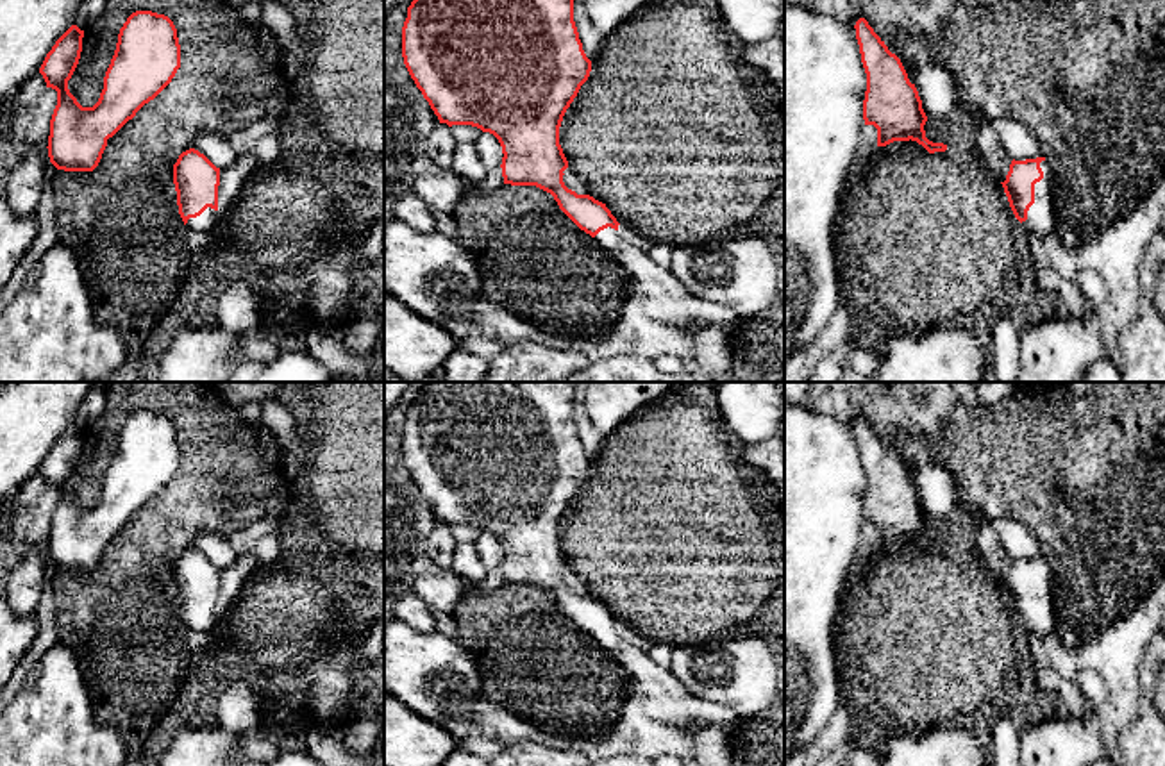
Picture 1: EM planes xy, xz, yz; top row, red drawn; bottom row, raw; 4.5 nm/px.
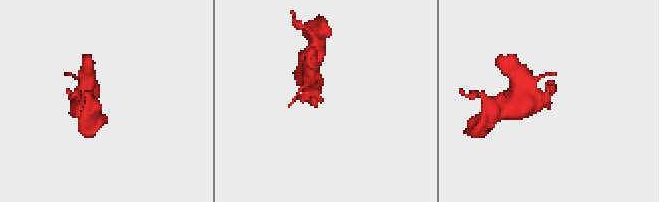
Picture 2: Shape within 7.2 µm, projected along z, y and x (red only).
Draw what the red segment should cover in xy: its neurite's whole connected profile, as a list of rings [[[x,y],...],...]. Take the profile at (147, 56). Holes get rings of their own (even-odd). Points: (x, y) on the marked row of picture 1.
[[[136,11],[120,29],[98,102],[82,107],[68,89],[80,59],[82,37],[84,30],[71,25],[39,68],[46,87],[57,91],[48,157],[64,171],[93,171],[107,139],[154,100],[180,68],[180,45],[173,21],[164,14]]]

